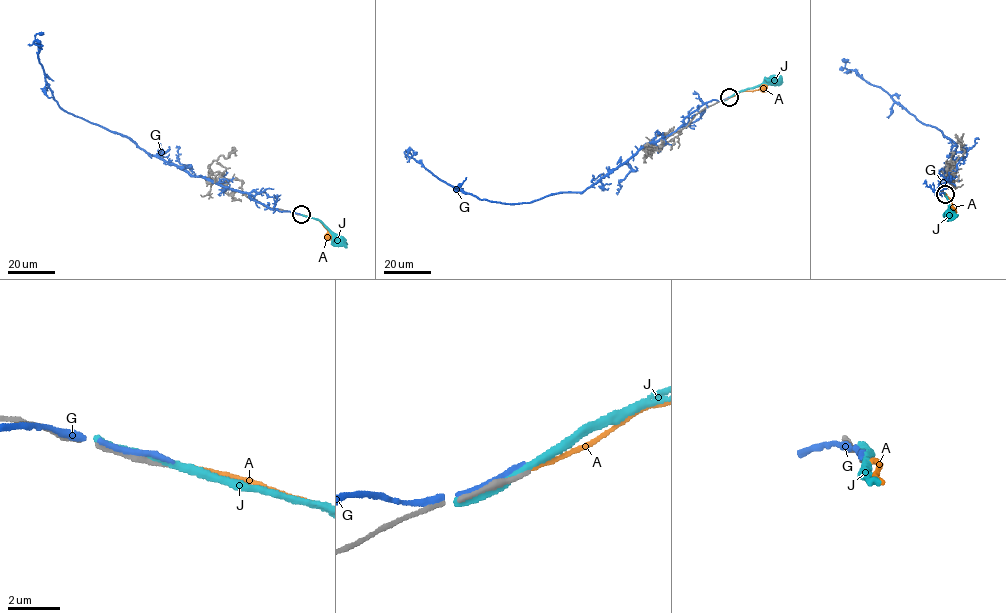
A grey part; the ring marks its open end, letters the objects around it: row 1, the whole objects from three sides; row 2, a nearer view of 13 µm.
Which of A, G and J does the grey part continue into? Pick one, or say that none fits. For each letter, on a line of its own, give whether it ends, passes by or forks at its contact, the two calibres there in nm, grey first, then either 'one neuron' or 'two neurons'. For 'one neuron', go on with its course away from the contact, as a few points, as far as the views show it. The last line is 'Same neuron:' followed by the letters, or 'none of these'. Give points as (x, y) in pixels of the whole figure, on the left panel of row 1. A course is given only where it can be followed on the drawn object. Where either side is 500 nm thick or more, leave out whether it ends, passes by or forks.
A: it ends; calibres 170 and 150 nm; one neuron; course (301, 215), (318, 220), (330, 233), (329, 240)
G: it passes by; calibres 320 and 200 nm; two neurons
J: it passes by; calibres 240 and 320 nm; two neurons
Same neuron: A

